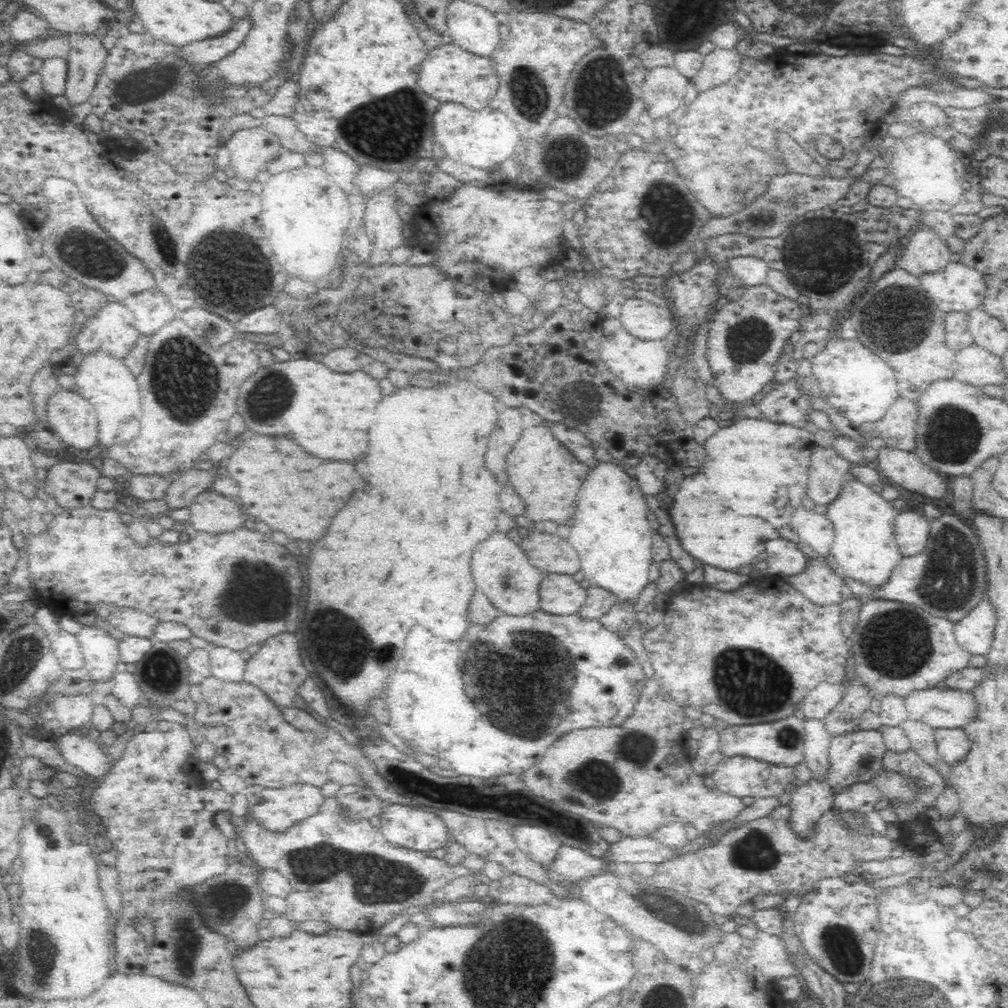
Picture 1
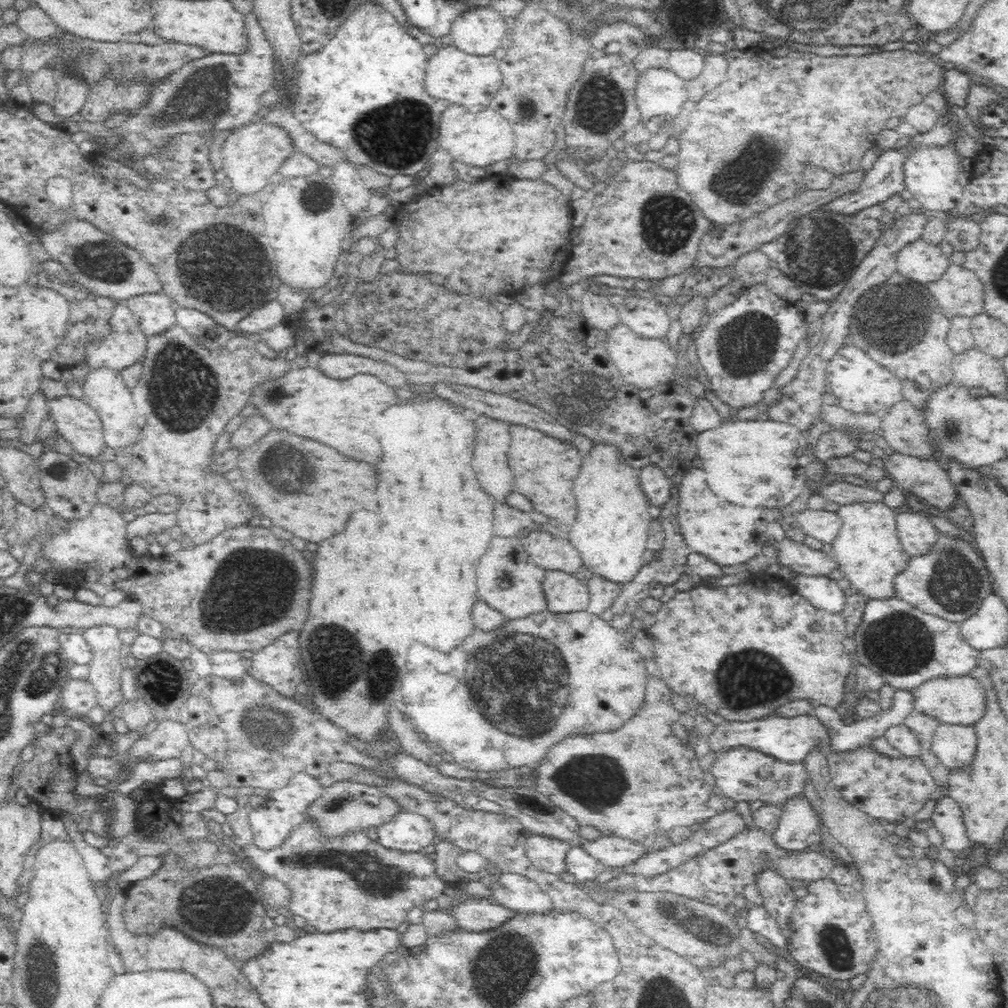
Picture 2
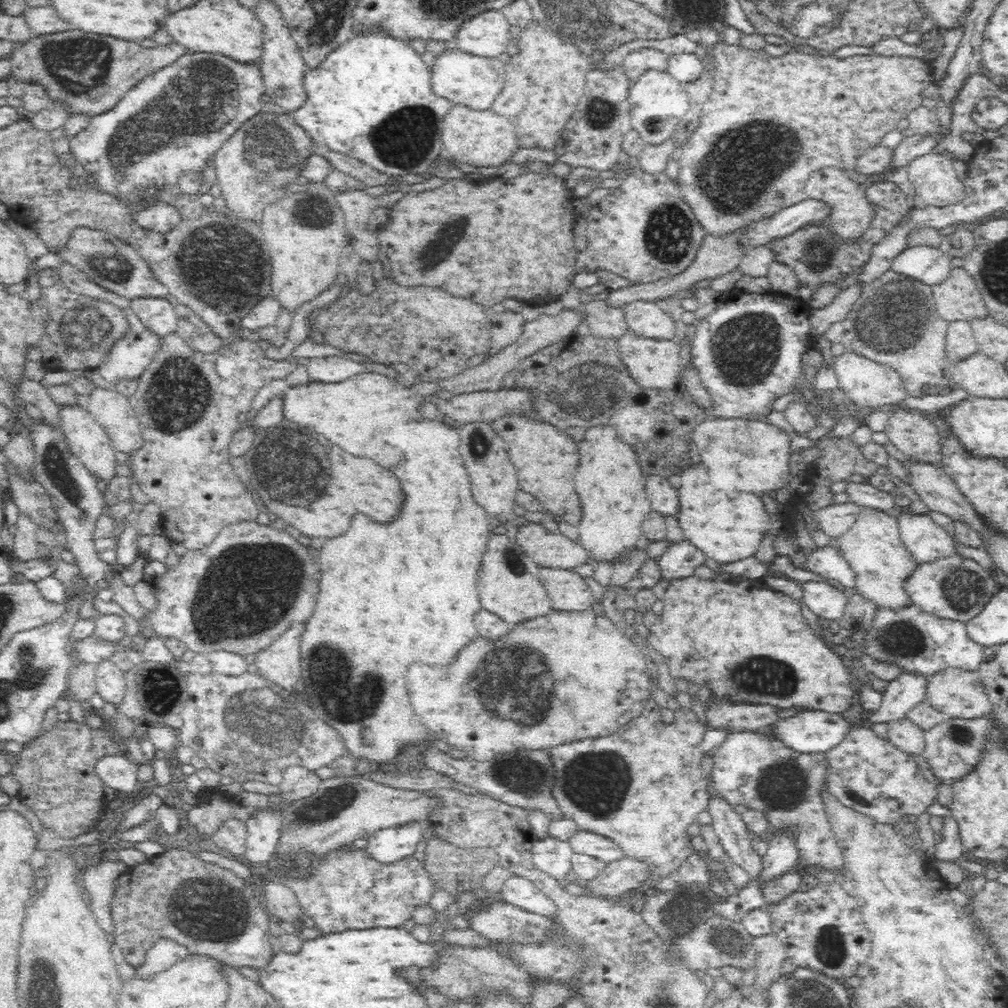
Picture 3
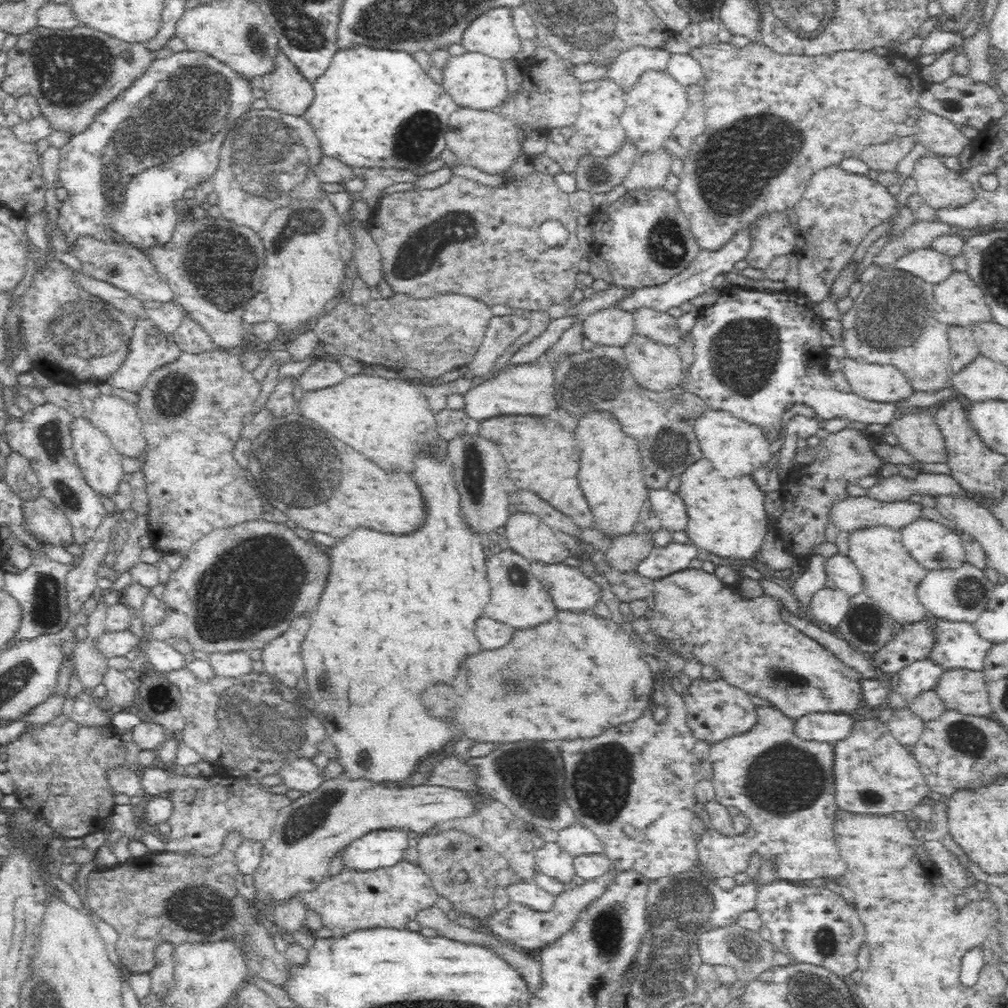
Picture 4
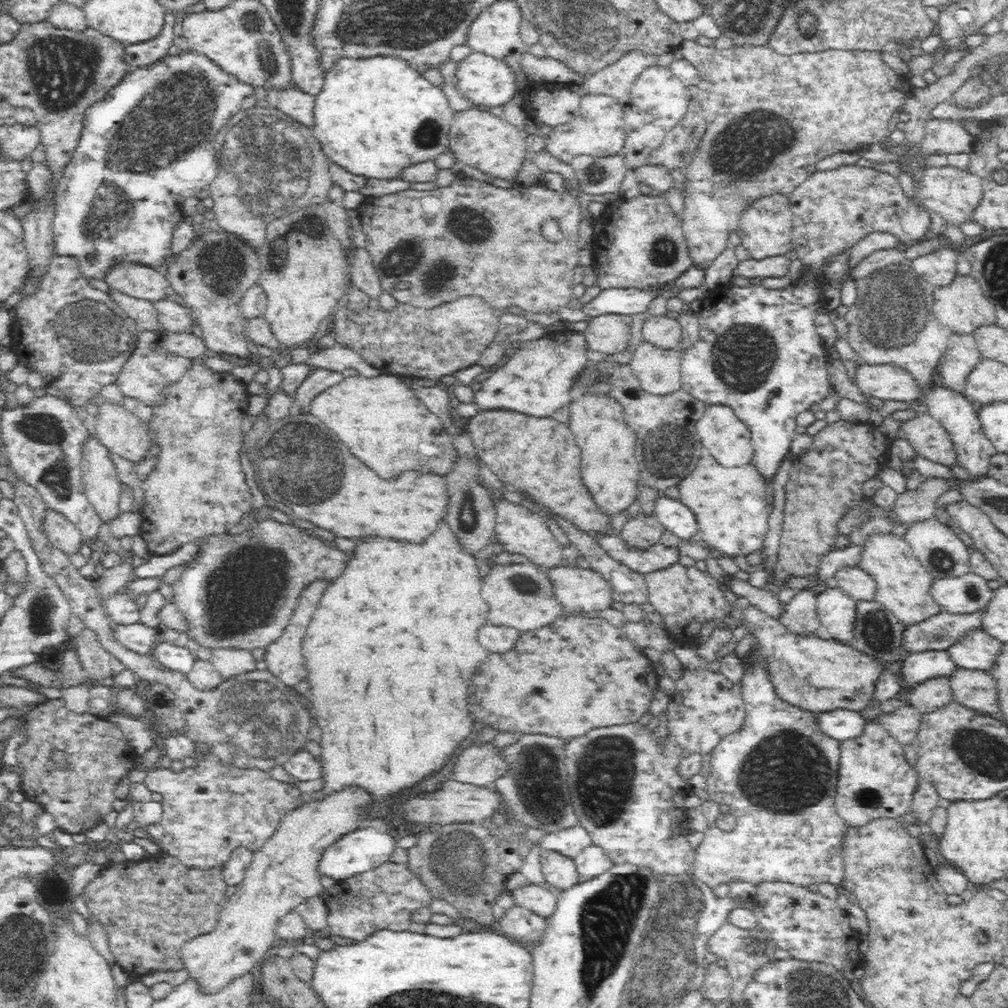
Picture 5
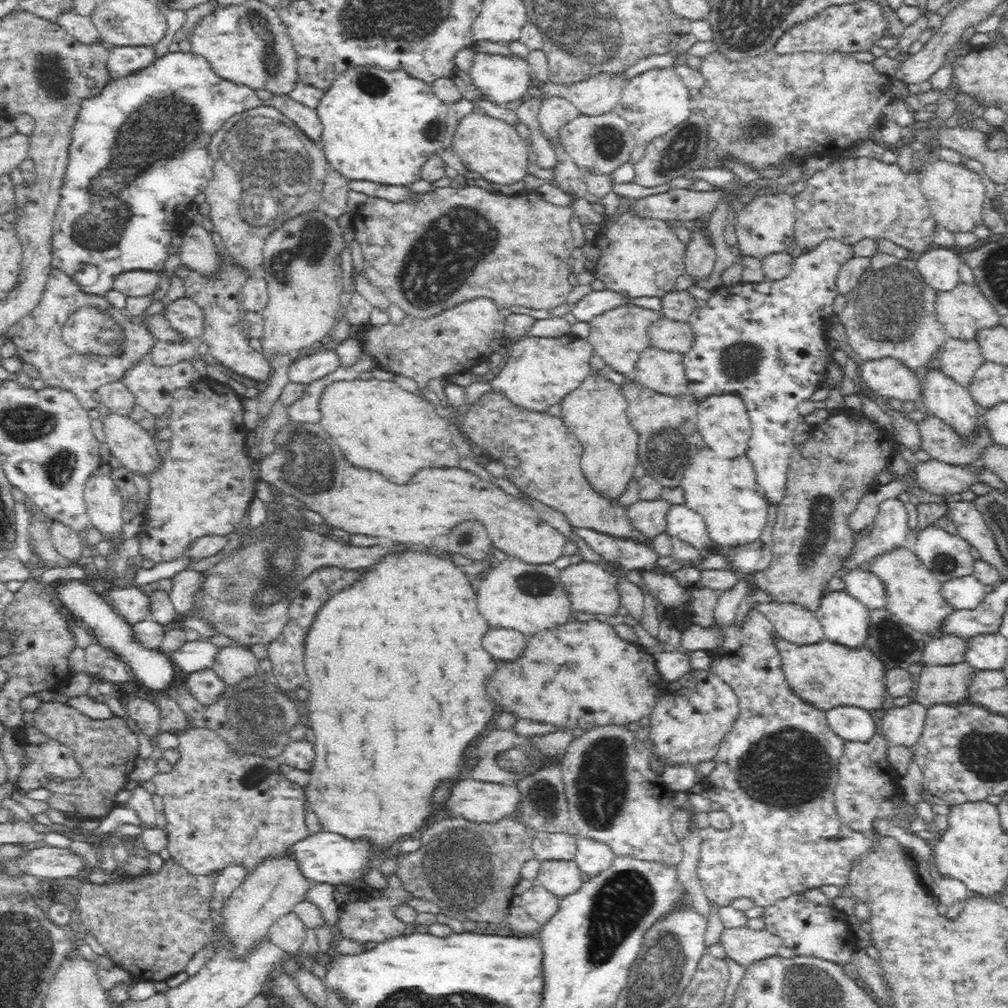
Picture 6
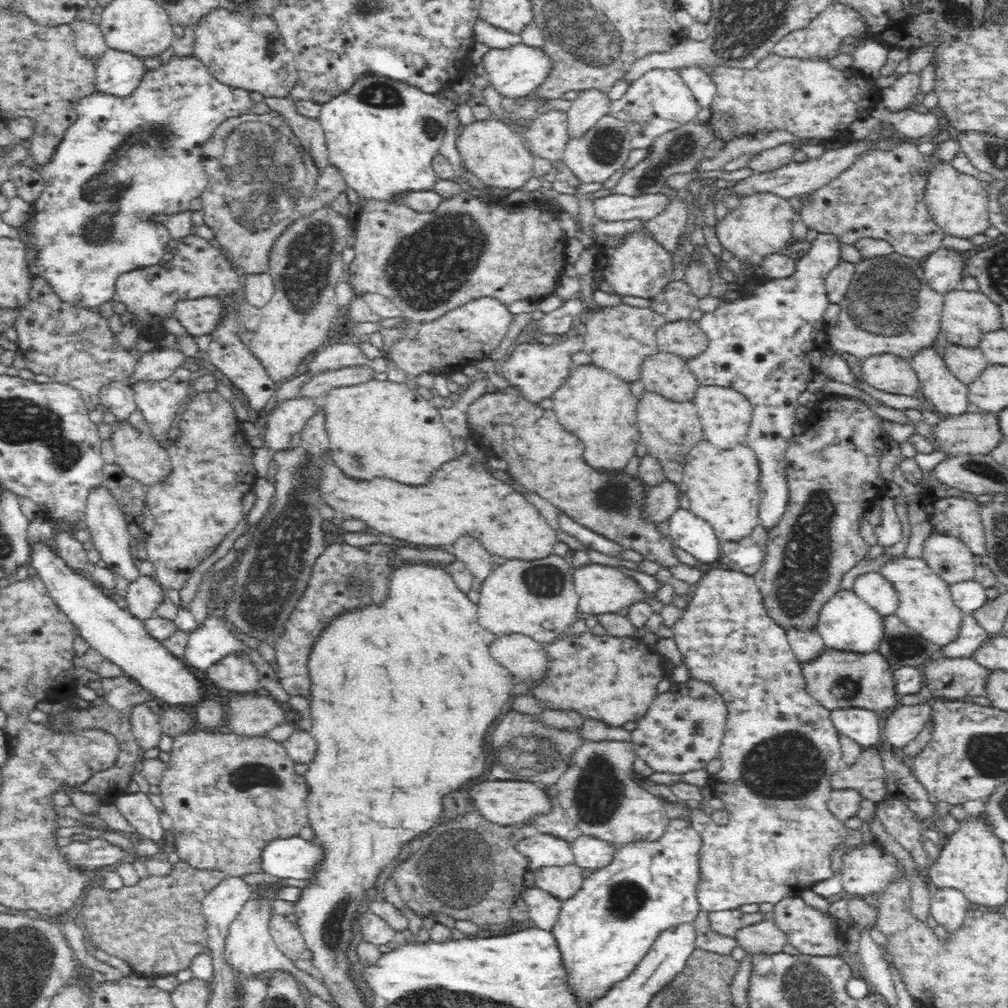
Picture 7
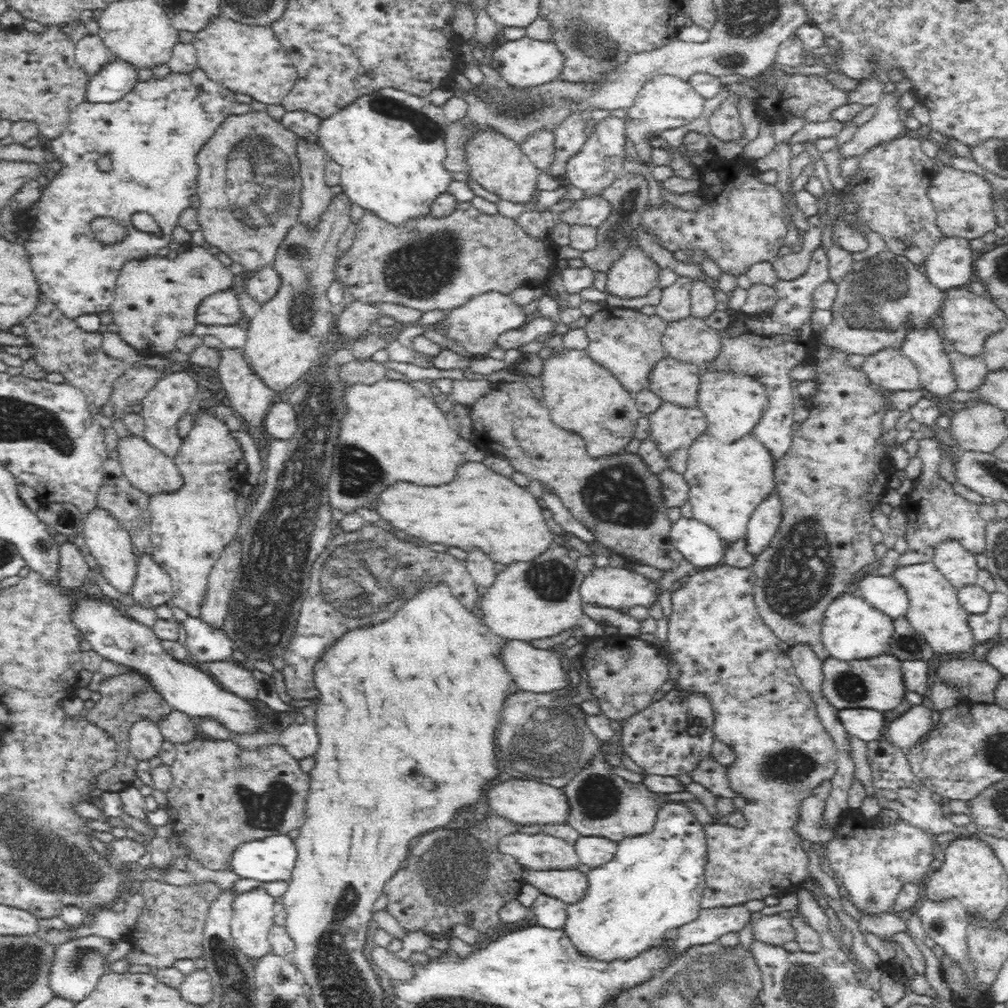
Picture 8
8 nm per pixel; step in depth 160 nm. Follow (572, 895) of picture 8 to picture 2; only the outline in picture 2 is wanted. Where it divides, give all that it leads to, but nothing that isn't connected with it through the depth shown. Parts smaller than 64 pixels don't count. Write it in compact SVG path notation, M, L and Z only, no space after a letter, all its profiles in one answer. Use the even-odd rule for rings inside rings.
M531 833L526 838L528 858L542 871L552 874L564 872L566 852L570 849L568 843L544 835Z

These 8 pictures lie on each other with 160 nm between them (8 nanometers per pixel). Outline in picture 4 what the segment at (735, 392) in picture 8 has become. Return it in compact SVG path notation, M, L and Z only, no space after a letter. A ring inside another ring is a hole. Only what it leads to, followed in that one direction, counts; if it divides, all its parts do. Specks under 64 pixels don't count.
M704 412L694 422L694 432L704 452L704 458L708 458L712 468L718 470L724 478L750 476L760 468L768 468L768 464L774 460L774 454L770 450L772 442L768 440L768 435L762 431L762 428L744 419L736 418L729 412Z

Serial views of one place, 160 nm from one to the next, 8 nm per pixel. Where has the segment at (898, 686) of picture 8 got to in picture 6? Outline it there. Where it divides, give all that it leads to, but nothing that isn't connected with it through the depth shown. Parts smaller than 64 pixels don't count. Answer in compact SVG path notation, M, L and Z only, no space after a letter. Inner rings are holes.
M775 631L773 641L781 658L783 678L785 678L787 686L792 689L792 693L798 699L823 711L844 706L867 711L882 708L887 695L886 687L883 683L886 666L870 649L866 647L850 648L828 639L817 643L798 645L781 638Z

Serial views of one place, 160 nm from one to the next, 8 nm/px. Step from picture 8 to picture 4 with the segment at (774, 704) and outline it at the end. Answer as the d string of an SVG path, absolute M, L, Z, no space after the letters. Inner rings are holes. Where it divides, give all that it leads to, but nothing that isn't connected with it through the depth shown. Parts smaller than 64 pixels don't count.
M770 705L761 706L758 707L758 722L752 730L721 740L710 748L714 800L721 805L738 808L740 813L746 814L752 820L752 826L738 836L726 836L713 827L707 828L701 834L695 861L703 881L707 878L734 877L738 872L745 872L753 853L757 853L760 860L778 861L779 880L809 882L813 878L828 879L844 875L846 863L833 831L833 816L838 809L832 768L834 752L826 744L796 738L792 729L793 722L794 720L784 716L778 709Z

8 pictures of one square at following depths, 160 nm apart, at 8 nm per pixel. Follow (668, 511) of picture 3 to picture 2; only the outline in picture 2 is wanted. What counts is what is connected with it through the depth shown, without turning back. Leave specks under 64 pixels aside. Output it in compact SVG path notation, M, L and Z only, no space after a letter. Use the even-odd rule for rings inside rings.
M648 464L638 470L638 482L652 508L659 508L670 498L670 480L656 464Z

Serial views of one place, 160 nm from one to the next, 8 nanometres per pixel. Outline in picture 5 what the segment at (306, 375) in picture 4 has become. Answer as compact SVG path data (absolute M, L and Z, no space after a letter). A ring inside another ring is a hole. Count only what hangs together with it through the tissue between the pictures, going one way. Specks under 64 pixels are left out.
M324 368L312 369L297 388L294 400L300 405L302 412L308 413L312 399L323 390L338 384L343 378L341 372Z

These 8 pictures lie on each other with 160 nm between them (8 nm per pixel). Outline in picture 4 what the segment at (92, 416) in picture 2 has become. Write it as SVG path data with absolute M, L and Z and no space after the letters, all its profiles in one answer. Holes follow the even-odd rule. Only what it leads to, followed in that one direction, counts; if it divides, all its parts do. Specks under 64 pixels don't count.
M80 411L72 414L70 423L71 447L75 453L75 460L84 473L86 482L100 493L100 496L110 498L119 487L119 482L124 478L121 455L100 429L94 426L90 418L83 417Z

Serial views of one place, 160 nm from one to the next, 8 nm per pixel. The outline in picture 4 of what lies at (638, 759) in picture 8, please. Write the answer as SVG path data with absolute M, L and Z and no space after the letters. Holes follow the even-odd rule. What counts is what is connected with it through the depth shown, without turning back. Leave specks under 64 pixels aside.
M703 678L694 680L682 696L687 709L687 724L696 739L712 744L752 730L758 722L758 707L746 692L735 688L723 679L716 681Z

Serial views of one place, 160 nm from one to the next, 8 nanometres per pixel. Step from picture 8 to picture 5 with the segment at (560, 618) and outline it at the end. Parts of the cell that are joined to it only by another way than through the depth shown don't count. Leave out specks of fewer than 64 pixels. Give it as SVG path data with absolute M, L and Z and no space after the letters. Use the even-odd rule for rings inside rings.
M498 564L484 576L482 597L488 604L488 622L498 626L512 626L518 632L534 632L550 626L562 615L563 606L556 601L554 587L548 581L547 572L538 571L536 565L528 564ZM514 576L526 576L536 586L534 592L520 592L514 586Z

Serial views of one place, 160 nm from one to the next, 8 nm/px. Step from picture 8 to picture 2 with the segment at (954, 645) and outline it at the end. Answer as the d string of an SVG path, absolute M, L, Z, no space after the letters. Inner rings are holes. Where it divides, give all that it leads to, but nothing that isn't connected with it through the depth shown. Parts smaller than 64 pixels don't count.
M882 500L840 505L836 508L835 513L840 515L841 528L828 550L838 564L838 574L851 583L851 593L857 593L862 596L863 600L894 597L894 578L902 572L903 568L906 568L909 560L907 553L902 548L899 536L896 536L898 511L889 508Z

